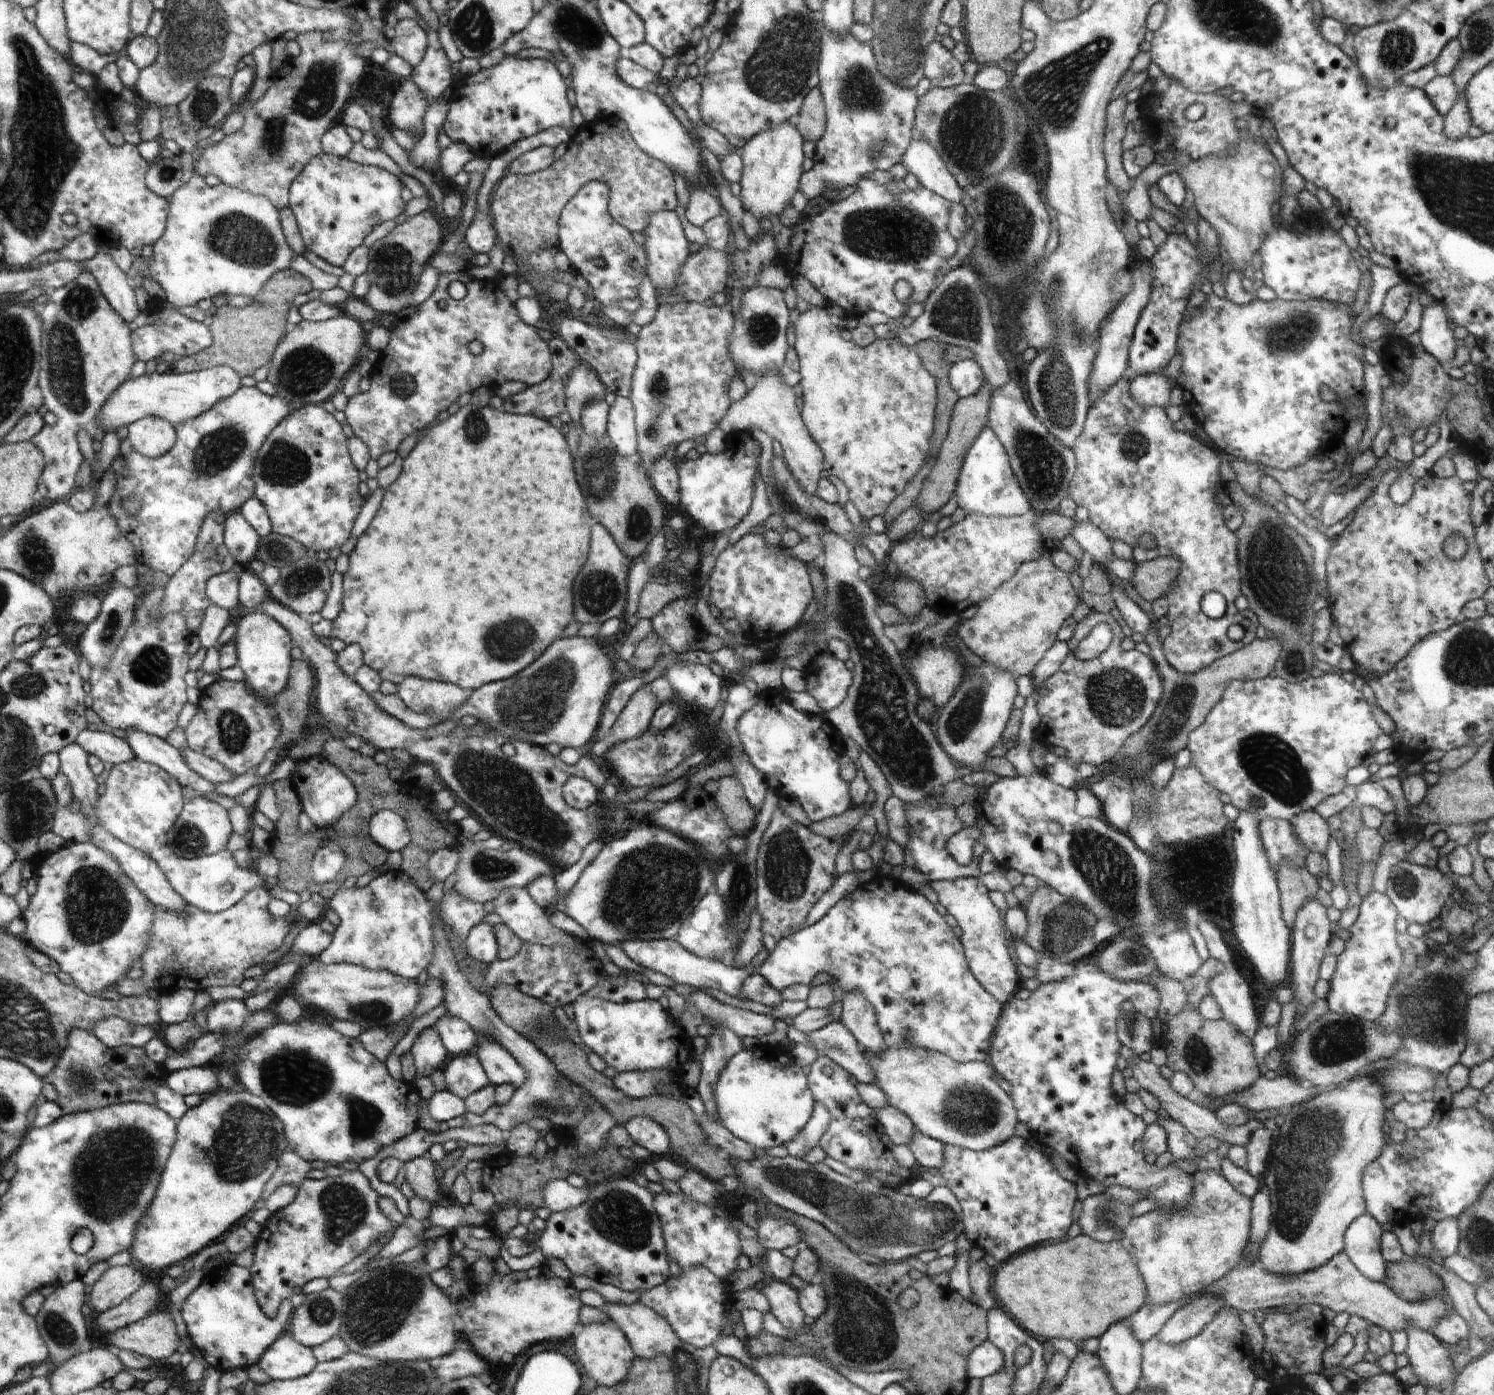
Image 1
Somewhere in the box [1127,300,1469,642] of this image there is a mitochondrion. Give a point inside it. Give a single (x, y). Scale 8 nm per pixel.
(1279, 579)

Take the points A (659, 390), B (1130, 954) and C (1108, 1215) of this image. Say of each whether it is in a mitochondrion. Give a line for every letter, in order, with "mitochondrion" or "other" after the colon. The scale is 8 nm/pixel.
A: mitochondrion
B: mitochondrion
C: mitochondrion

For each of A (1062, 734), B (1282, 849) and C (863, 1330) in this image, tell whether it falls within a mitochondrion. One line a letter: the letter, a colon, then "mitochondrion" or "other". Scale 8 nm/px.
A: other
B: other
C: mitochondrion

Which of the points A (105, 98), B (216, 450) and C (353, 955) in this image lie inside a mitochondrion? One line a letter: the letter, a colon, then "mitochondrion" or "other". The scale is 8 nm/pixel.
A: other
B: mitochondrion
C: other

